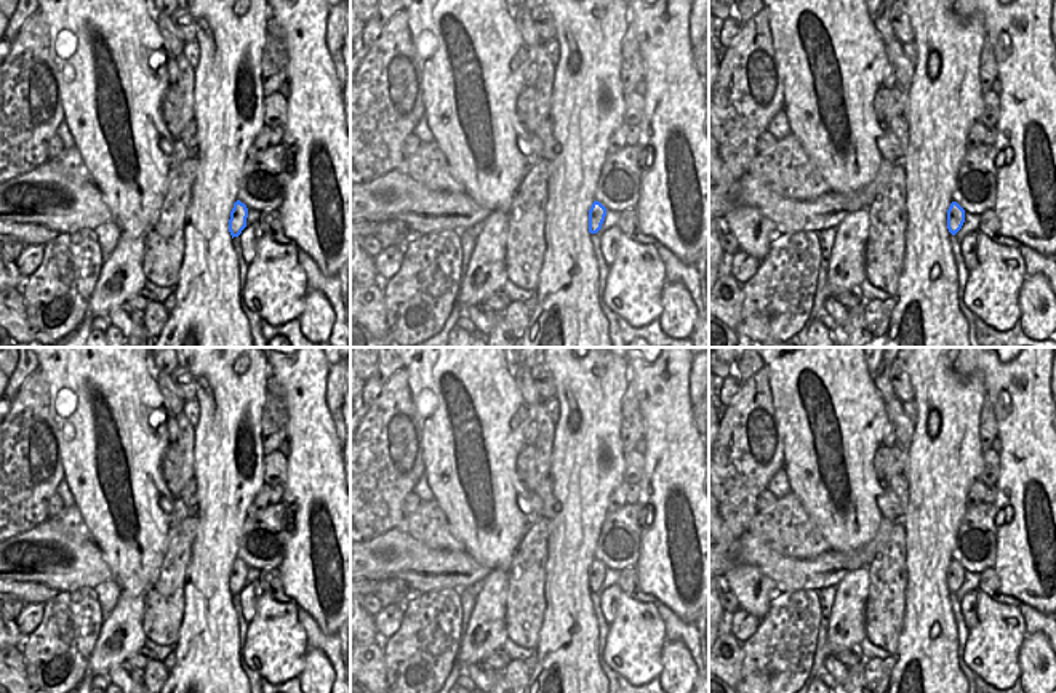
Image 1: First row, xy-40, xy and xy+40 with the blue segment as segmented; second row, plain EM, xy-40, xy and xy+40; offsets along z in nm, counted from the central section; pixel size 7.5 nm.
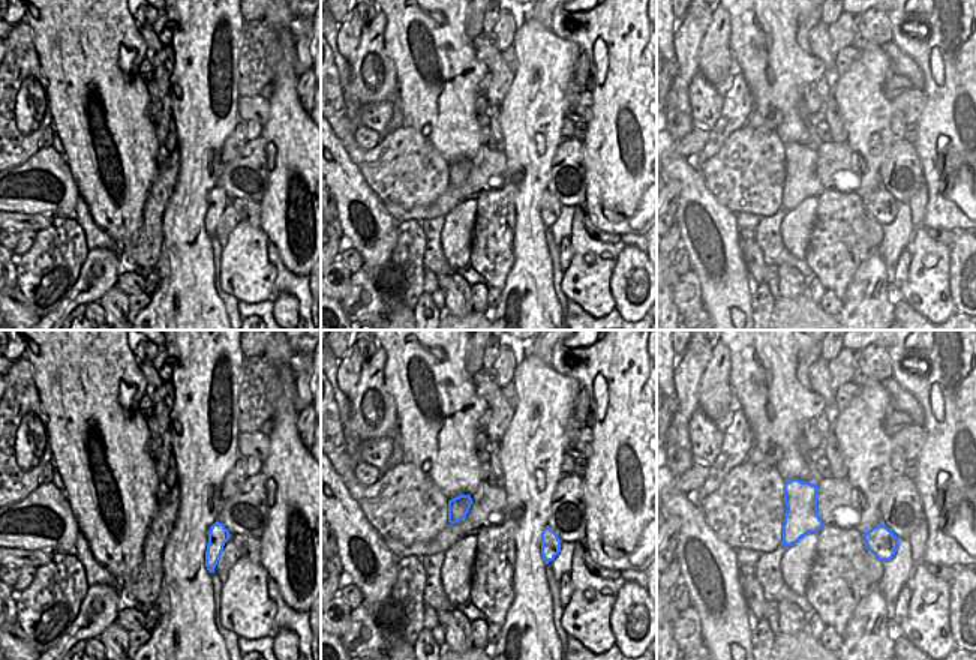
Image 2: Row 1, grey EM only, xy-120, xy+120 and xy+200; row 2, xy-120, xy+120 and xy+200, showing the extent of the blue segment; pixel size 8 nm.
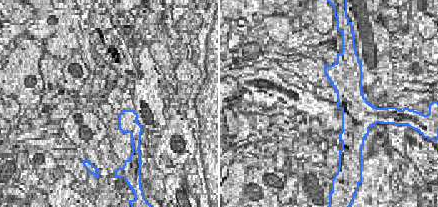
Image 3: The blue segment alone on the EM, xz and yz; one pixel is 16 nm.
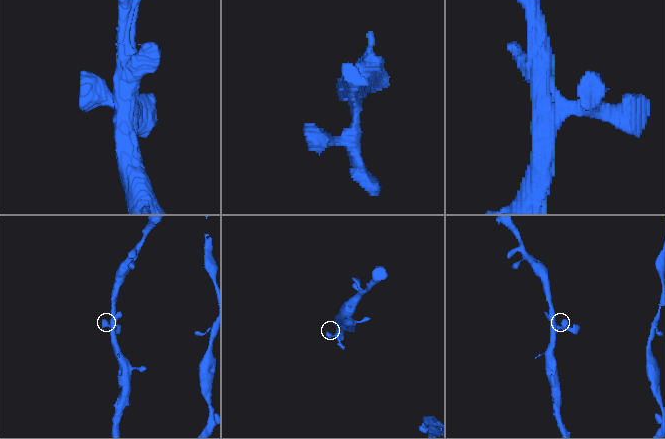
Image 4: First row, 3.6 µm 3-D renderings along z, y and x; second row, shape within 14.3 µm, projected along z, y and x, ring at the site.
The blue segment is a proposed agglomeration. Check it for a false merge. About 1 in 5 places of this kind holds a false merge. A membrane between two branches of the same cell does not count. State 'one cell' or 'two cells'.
one cell

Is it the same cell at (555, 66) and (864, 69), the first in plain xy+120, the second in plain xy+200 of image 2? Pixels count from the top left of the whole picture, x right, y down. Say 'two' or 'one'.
one

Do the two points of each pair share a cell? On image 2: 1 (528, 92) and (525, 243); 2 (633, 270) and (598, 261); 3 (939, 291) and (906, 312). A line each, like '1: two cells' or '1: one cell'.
1: one cell
2: two cells
3: two cells

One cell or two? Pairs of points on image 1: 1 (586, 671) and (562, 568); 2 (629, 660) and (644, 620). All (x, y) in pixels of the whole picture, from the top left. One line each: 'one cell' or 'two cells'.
1: one cell
2: one cell

